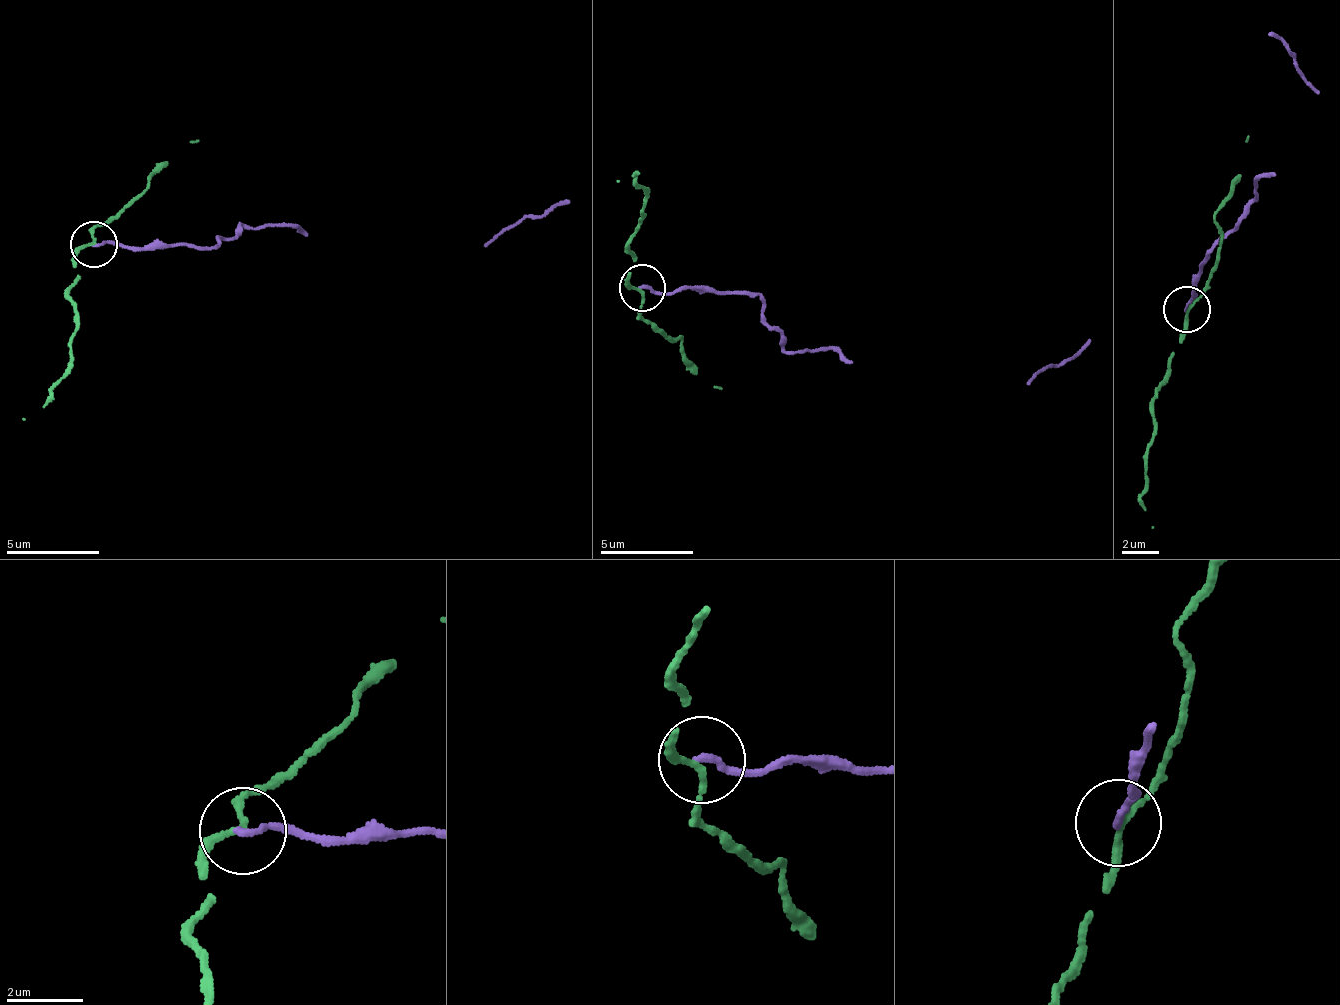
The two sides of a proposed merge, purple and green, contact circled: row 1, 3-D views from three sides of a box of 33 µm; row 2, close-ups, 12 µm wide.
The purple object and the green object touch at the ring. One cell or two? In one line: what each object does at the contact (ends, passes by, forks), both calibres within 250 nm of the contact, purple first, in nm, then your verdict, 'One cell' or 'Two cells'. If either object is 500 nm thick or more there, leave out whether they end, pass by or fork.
At the ring purple ends. At the ring green passes by. Thickness 170 nm (purple) against 170 nm. Two cells

